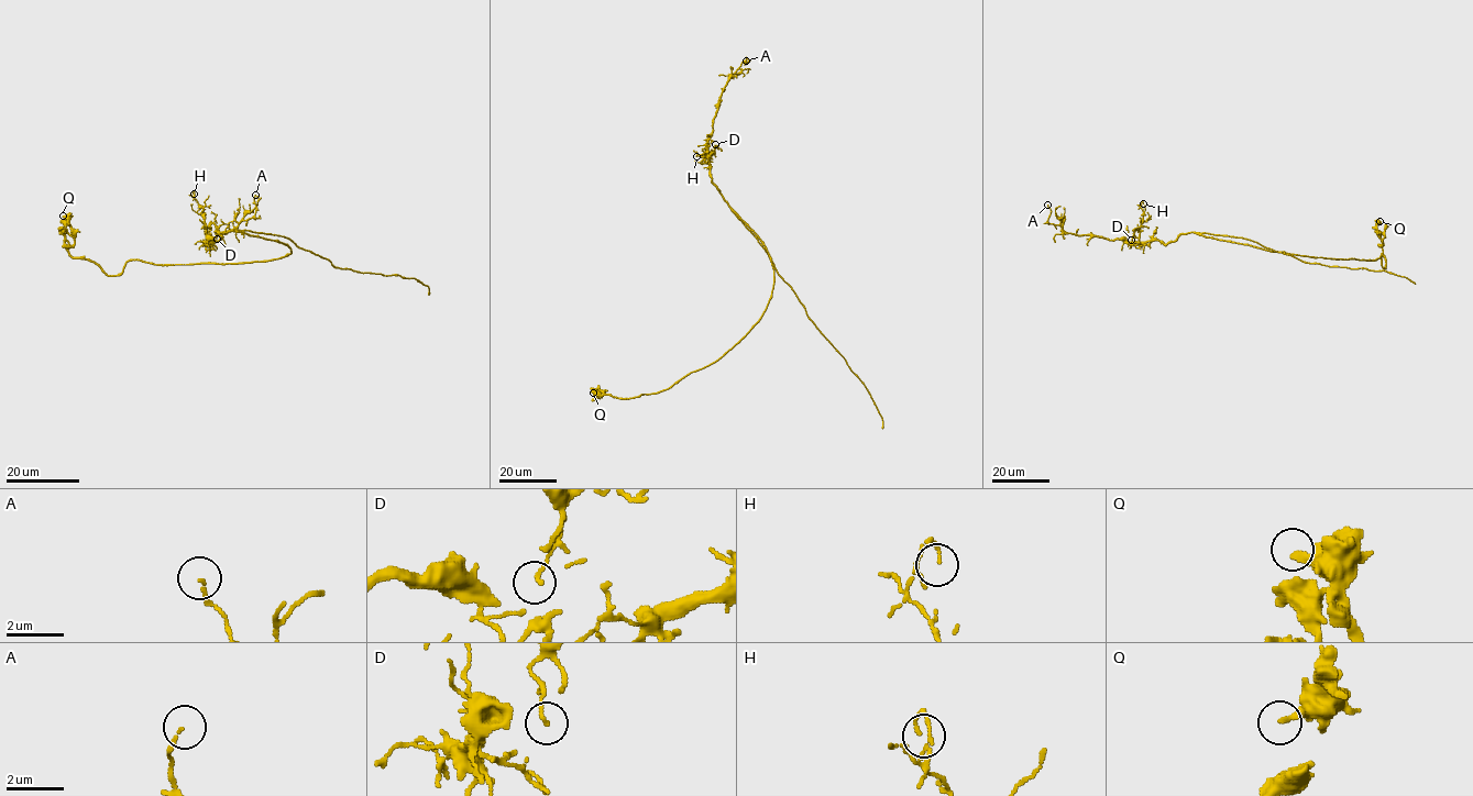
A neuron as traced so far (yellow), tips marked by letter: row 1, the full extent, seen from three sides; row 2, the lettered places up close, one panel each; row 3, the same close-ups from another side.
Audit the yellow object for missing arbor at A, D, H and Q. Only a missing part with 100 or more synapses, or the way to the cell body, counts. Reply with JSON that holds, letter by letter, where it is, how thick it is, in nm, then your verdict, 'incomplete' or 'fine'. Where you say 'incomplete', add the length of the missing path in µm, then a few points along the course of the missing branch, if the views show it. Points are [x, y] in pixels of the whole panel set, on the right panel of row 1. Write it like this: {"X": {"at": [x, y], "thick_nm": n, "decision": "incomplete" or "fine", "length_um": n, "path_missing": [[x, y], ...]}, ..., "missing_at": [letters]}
{"A": {"at": [1047, 205], "thick_nm": 120, "decision": "fine"}, "D": {"at": [1131, 240], "thick_nm": 100, "decision": "fine"}, "H": {"at": [1143, 203], "thick_nm": 90, "decision": "fine"}, "Q": {"at": [1380, 221], "thick_nm": 280, "decision": "fine"}, "missing_at": []}

